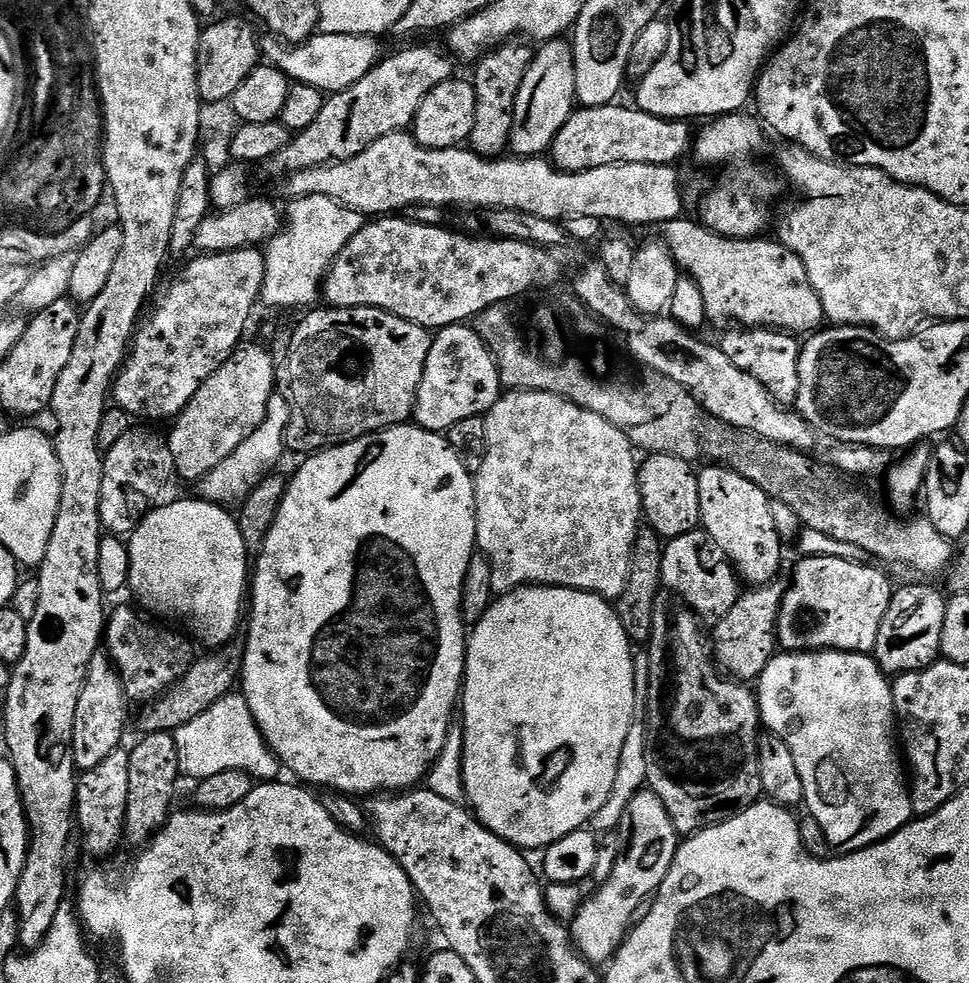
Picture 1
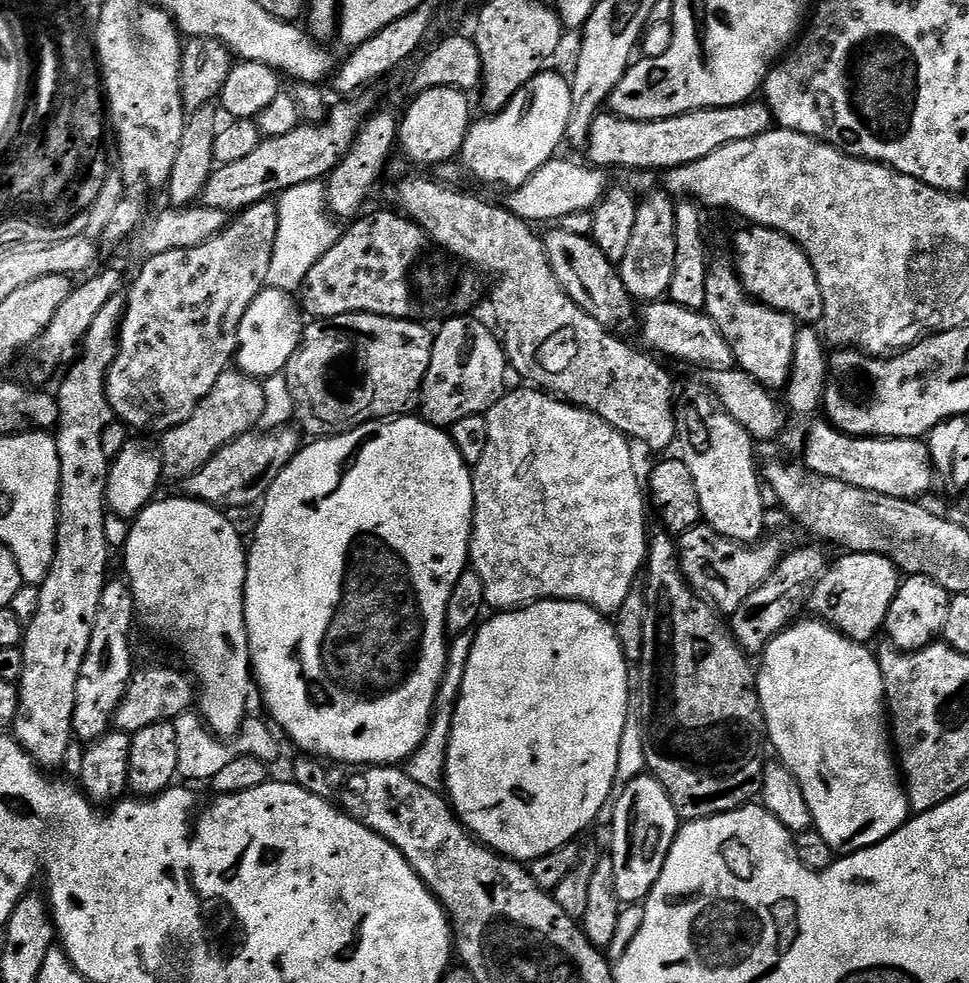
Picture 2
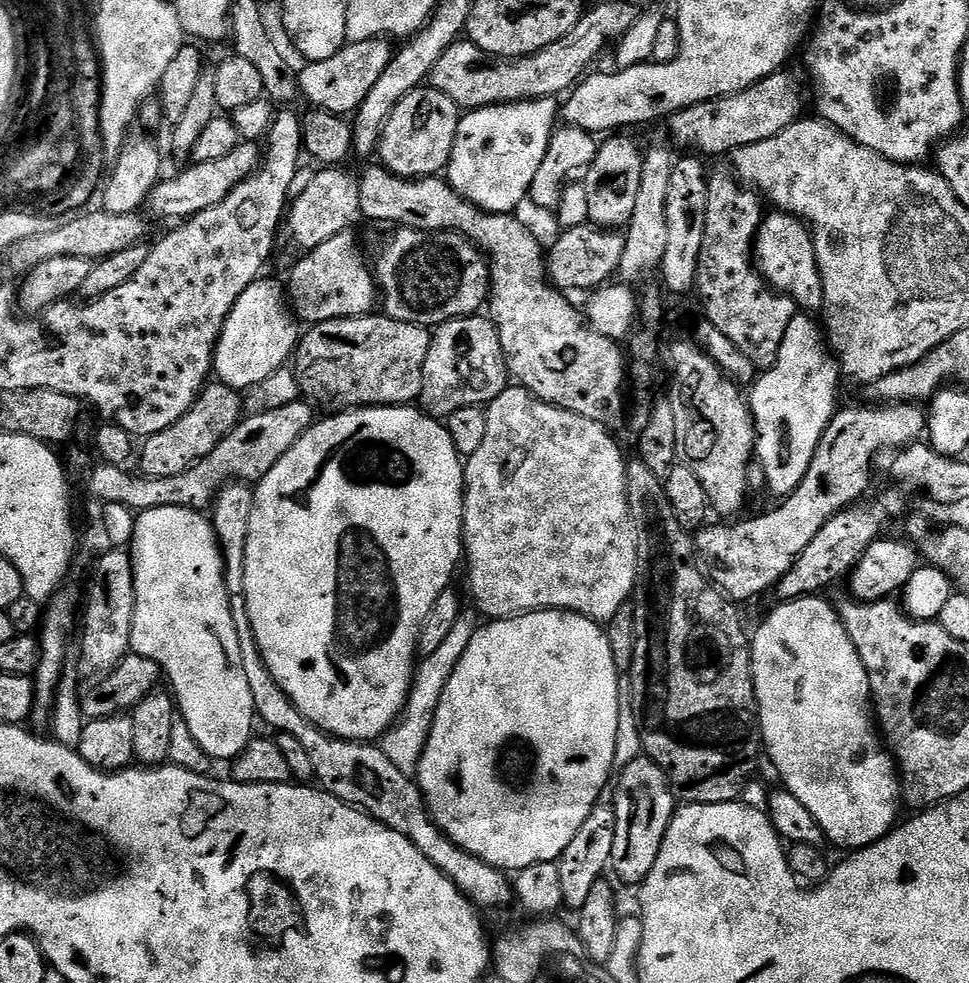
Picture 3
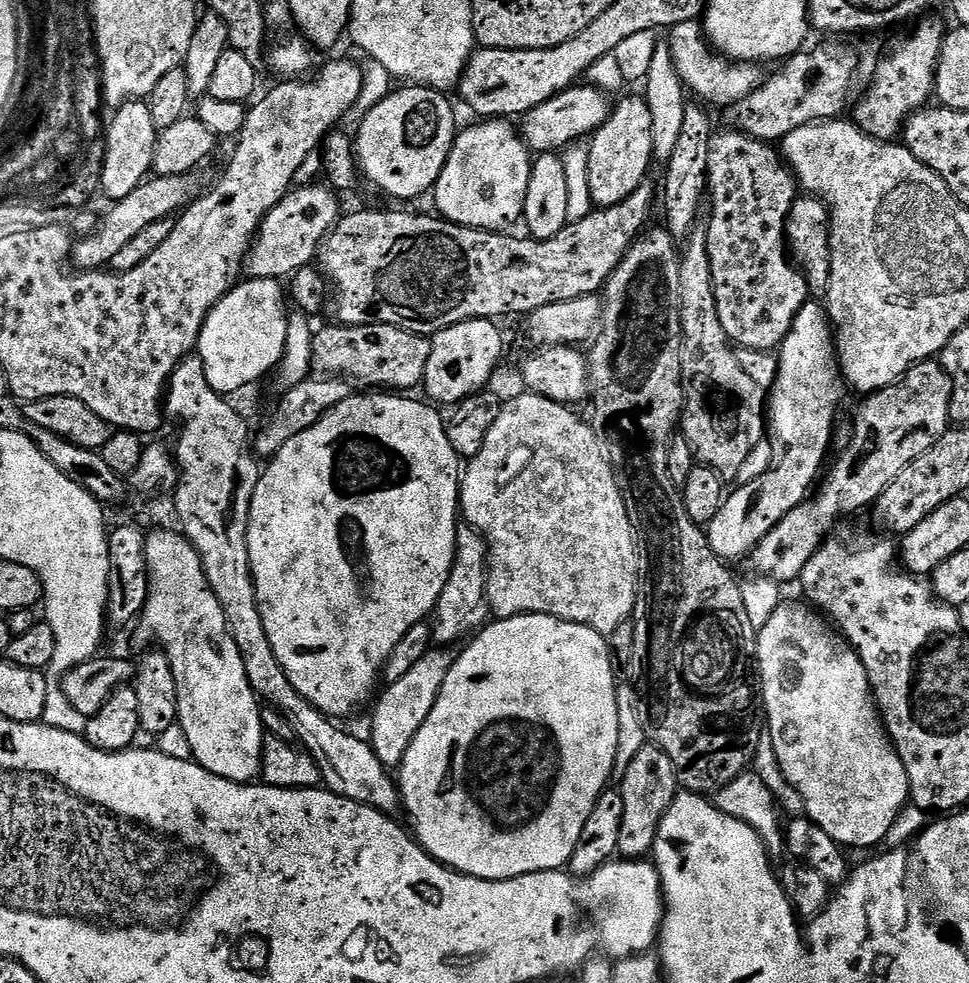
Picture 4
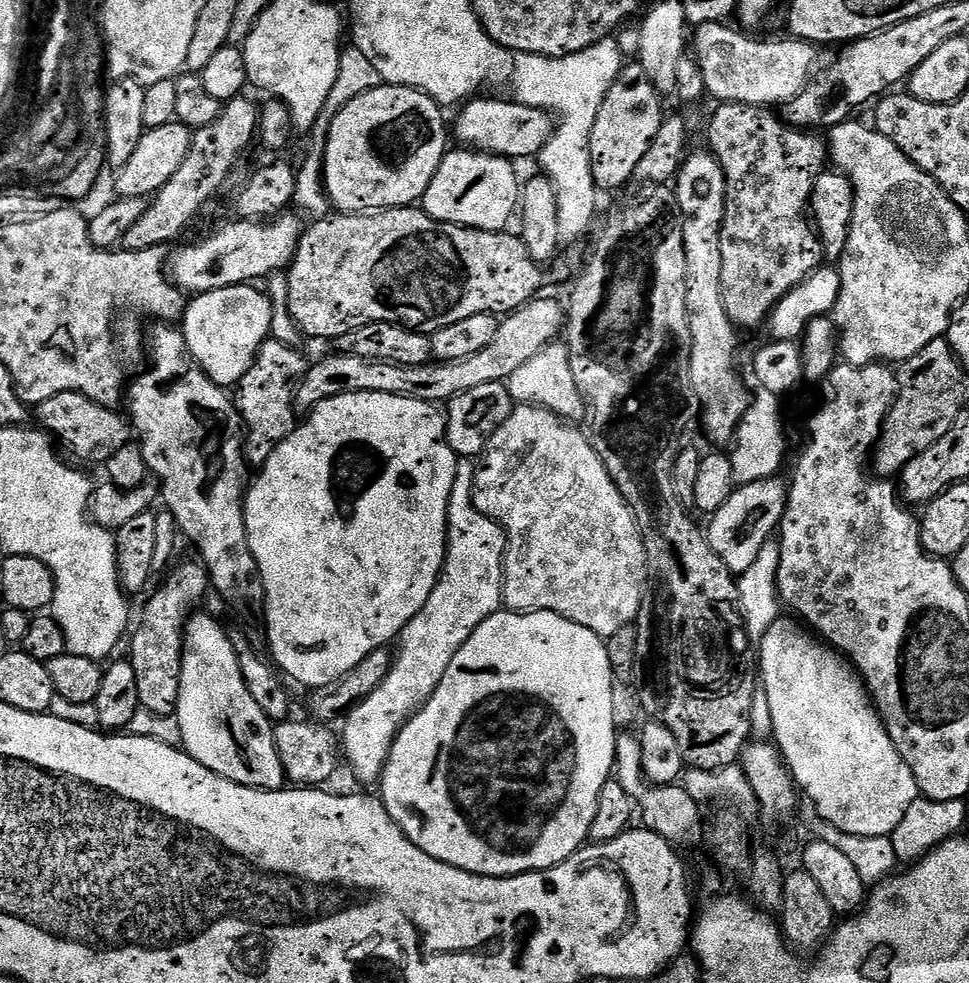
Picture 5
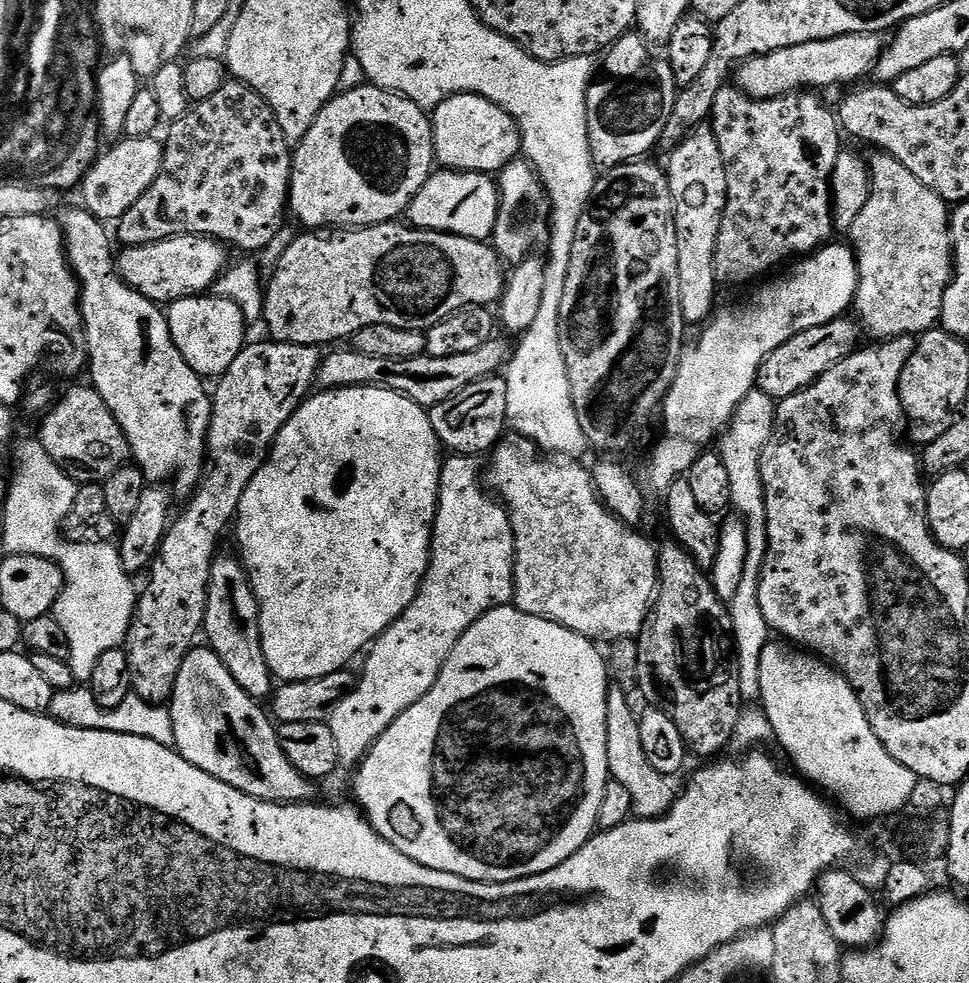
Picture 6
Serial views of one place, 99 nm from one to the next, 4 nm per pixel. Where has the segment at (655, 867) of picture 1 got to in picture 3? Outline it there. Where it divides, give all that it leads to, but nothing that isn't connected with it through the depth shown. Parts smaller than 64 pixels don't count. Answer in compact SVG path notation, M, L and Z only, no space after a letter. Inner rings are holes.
M641 754L630 766L619 769L620 785L616 788L616 825L614 826L614 850L612 851L611 871L617 872L622 879L633 886L639 885L644 877L654 870L654 862L658 862L658 850L662 850L662 838L666 838L666 830L672 821L678 807L677 797L674 795L672 785L668 782L667 774L655 762Z

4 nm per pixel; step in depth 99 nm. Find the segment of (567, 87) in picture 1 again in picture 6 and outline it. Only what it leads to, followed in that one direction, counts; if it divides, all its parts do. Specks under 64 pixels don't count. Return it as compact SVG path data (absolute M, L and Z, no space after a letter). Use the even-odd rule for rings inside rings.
M436 170L410 202L406 220L413 228L449 232L484 242L496 225L499 205L500 189L489 173Z

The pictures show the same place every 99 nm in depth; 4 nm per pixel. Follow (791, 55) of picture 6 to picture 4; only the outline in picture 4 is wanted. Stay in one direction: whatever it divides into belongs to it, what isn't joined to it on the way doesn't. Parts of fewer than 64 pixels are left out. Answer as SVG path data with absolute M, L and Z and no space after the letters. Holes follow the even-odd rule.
M700 20L678 22L678 26L674 26L667 36L666 46L670 50L670 58L674 60L685 89L692 91L693 88L698 95L705 96L716 104L731 106L750 95L762 82L762 75L755 63L737 62L717 54Z

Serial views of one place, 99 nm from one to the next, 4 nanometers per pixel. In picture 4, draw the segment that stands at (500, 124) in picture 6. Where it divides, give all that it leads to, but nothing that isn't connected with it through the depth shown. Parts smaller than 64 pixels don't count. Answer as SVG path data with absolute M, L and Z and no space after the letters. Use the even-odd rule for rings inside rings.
M595 86L580 87L567 88L565 92L542 102L542 106L534 106L534 110L527 112L519 121L519 135L533 153L559 153L573 142L583 141L580 140L583 136L584 139L591 137L592 133L597 132L602 126L610 111L609 97Z

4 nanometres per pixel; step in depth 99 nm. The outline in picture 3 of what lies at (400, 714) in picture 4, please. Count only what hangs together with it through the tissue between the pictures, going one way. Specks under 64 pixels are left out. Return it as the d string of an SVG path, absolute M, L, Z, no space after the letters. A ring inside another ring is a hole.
M465 607L460 613L458 622L450 630L450 635L442 642L442 646L438 646L438 650L434 650L434 654L424 656L419 661L412 682L412 693L408 695L408 704L400 719L382 737L382 747L386 758L390 758L390 762L394 762L394 766L398 766L398 770L402 770L402 774L415 777L419 773L420 759L426 750L438 704L446 690L446 682L450 682L450 674L454 674L458 662L462 662L462 654L466 654L466 646L470 646L474 634L481 627L480 613L476 611L475 607Z

